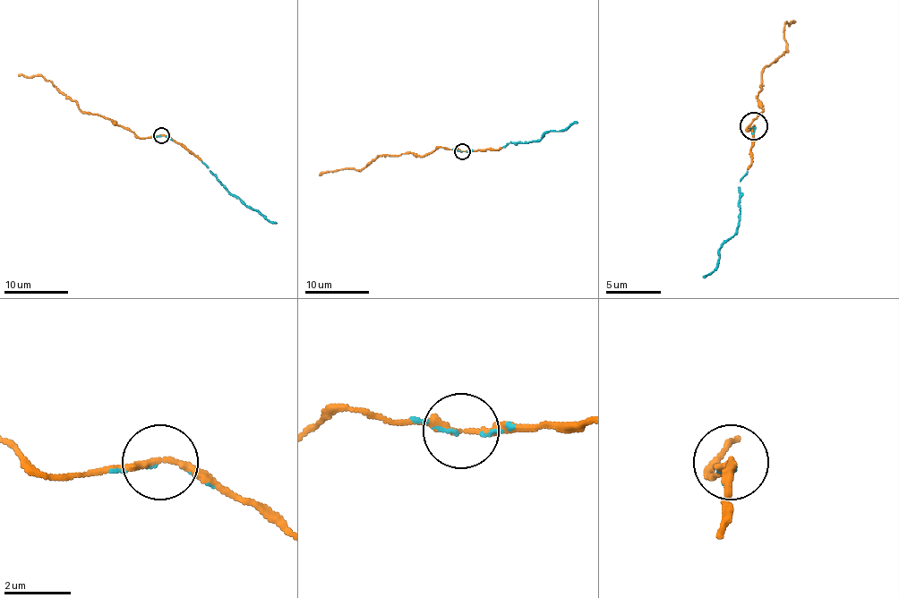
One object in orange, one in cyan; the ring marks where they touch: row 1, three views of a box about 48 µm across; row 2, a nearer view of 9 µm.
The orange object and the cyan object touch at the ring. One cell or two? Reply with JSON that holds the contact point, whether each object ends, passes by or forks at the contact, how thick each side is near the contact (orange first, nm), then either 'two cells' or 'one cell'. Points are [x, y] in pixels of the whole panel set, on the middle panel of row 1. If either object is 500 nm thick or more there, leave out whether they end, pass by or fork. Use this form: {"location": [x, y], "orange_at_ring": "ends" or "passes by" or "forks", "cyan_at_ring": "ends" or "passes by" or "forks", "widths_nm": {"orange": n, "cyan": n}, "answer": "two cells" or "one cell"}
{"location": [462, 151], "orange_at_ring": "passes by", "cyan_at_ring": "passes by", "widths_nm": {"orange": 170, "cyan": 60}, "answer": "one cell"}

